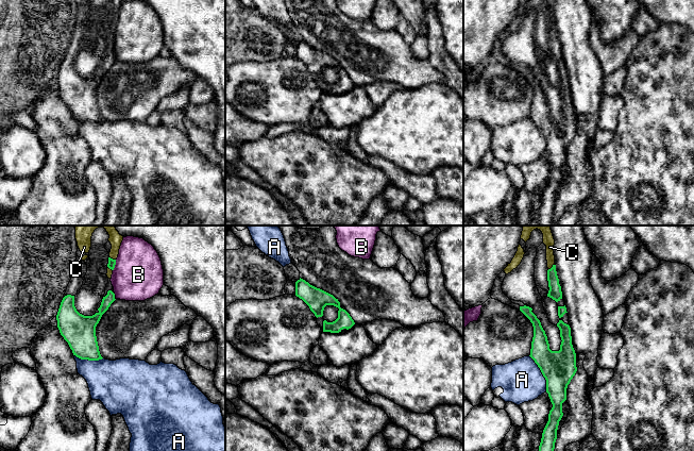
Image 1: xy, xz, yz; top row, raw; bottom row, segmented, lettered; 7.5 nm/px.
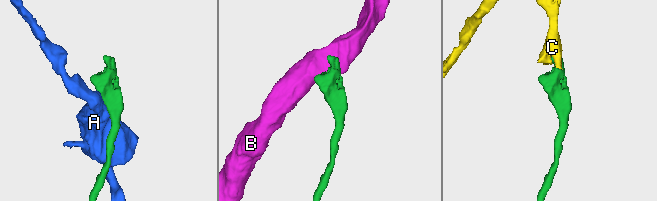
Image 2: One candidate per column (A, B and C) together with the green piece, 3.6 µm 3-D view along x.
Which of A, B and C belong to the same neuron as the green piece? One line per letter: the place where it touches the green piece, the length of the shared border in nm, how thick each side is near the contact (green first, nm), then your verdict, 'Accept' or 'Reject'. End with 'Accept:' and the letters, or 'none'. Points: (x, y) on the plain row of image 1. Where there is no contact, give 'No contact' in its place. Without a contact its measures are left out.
A: Touches green at yz (542, 135). Shared border 300 nm. Thickness 260 nm (green) against 320 nm. Reject
B: Touches green at xy (115, 26). Shared border 90 nm. Thickness 60 nm (green) against 380 nm. Reject
C: Touches green at yz (552, 29). Shared border 60 nm. Thickness 100 nm (green) against 70 nm. Accept
Accept: C

